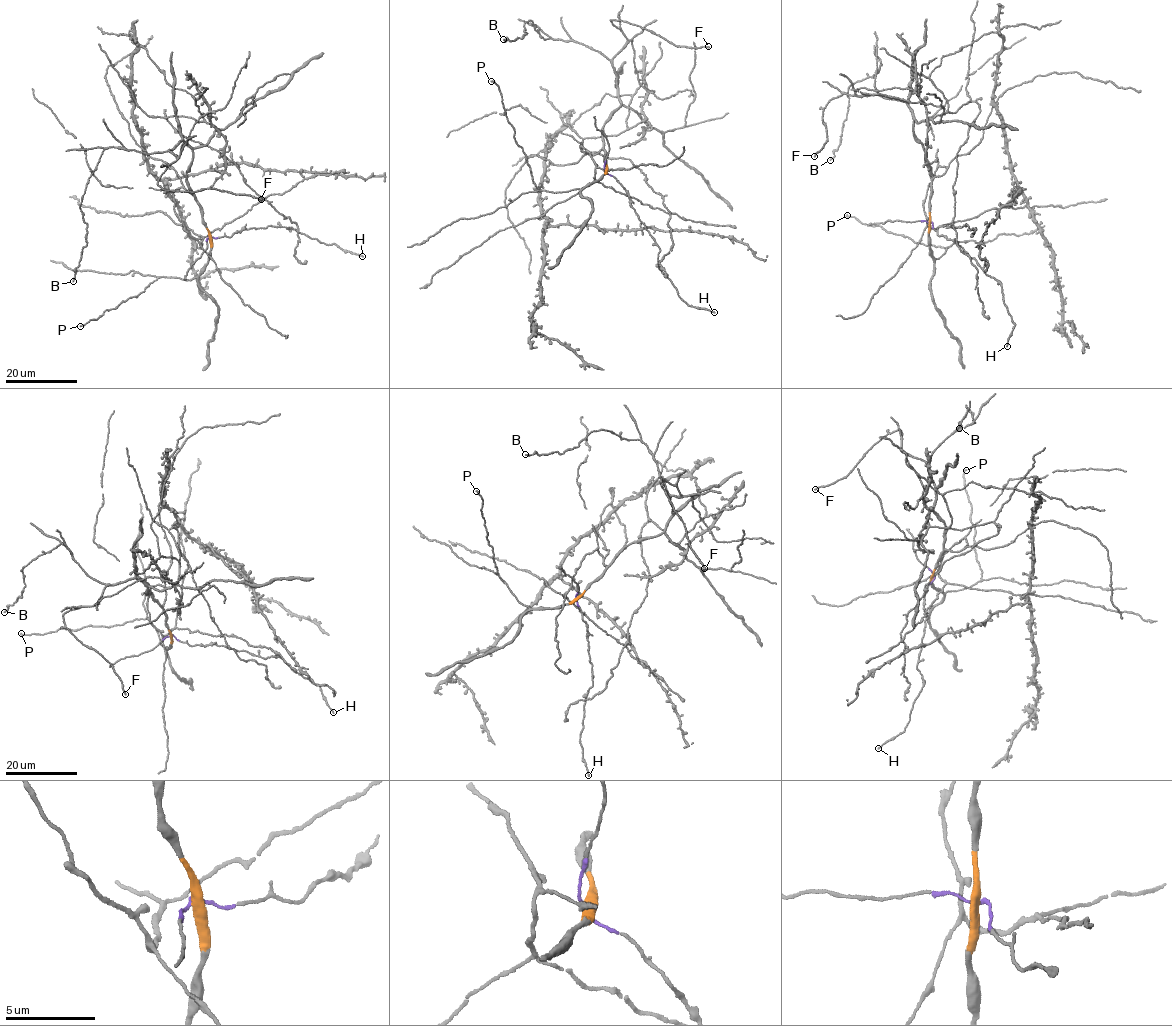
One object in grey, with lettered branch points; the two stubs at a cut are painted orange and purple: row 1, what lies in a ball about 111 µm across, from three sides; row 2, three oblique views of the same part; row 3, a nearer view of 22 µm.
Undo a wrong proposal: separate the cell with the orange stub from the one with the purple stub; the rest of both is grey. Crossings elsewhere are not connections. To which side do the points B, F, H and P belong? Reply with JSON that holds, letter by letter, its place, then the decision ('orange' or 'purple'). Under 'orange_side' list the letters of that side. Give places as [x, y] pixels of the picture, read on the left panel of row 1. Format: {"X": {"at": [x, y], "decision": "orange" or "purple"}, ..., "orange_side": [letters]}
{"B": {"at": [73, 281], "decision": "orange"}, "F": {"at": [261, 199], "decision": "orange"}, "H": {"at": [362, 256], "decision": "purple"}, "P": {"at": [80, 326], "decision": "orange"}, "orange_side": ["B", "F", "P"]}

